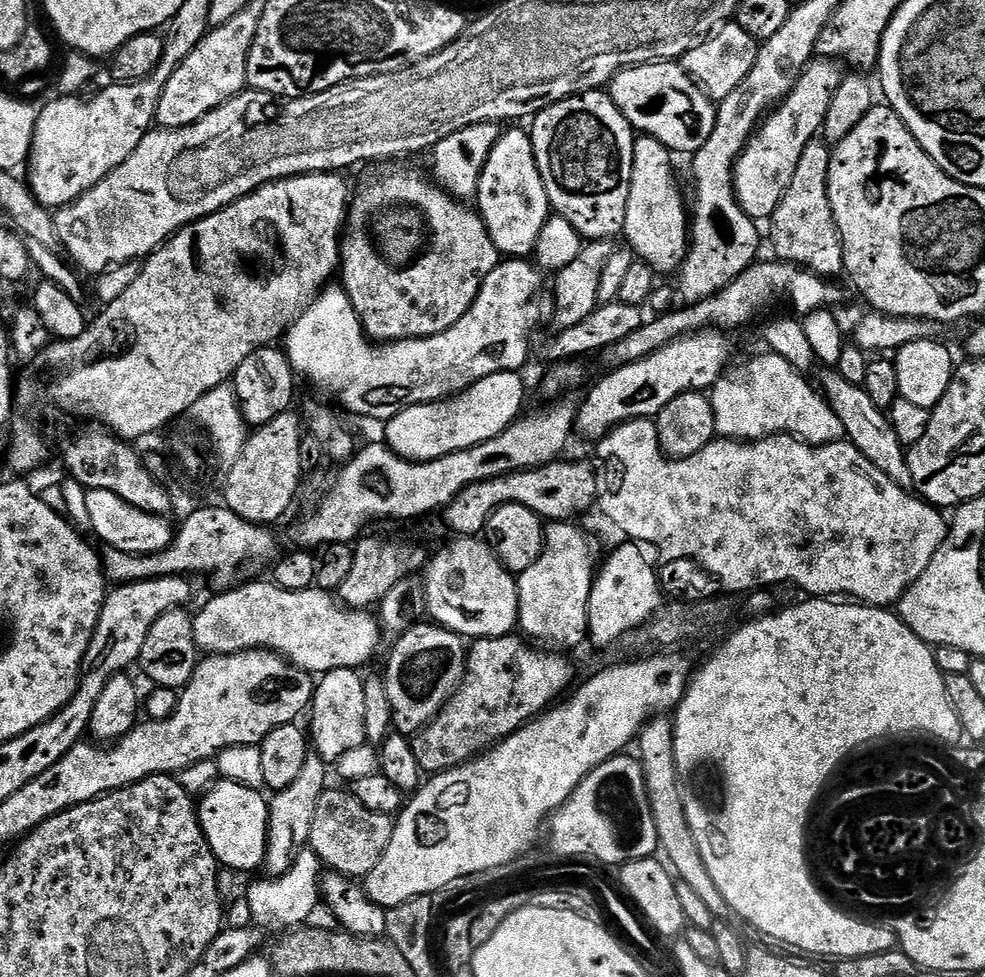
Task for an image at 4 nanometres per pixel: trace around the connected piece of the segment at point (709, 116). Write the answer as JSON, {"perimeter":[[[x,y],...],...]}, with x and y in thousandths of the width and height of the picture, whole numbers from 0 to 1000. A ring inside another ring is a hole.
{"perimeter":[[[686,63],[646,66],[625,76],[619,87],[623,108],[647,136],[663,139],[683,158],[705,158],[725,134],[728,107]]]}

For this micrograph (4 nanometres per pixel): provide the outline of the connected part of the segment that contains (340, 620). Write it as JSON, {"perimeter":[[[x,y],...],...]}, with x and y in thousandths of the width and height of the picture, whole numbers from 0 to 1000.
{"perimeter":[[[248,596],[243,600],[236,602],[232,606],[216,609],[216,614],[213,615],[203,627],[201,625],[198,627],[195,640],[197,641],[199,662],[204,668],[217,671],[228,671],[229,669],[238,669],[239,667],[252,667],[256,663],[266,663],[273,667],[281,667],[282,670],[288,672],[292,679],[298,681],[301,684],[306,684],[309,688],[328,690],[335,686],[343,686],[344,684],[369,685],[369,680],[372,680],[377,676],[378,670],[382,667],[382,662],[386,659],[386,655],[388,656],[388,644],[385,634],[383,634],[377,625],[363,622],[350,622],[348,618],[343,616],[342,611],[338,609],[338,607],[328,606],[326,602],[320,600],[299,606],[298,604],[286,604],[283,600],[275,596],[269,596],[269,598],[256,597],[260,596]]]}

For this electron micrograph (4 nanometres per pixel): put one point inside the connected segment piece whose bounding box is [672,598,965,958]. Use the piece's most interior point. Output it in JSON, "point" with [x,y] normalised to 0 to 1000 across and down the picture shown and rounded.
{"point":[799,713]}

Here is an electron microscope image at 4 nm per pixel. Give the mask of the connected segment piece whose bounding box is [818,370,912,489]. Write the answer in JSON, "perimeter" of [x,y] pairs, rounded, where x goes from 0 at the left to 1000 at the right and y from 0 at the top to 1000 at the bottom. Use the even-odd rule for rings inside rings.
{"perimeter":[[[837,379],[830,397],[847,424],[851,424],[851,432],[855,432],[860,453],[868,456],[875,469],[879,469],[879,473],[887,473],[887,477],[891,477],[891,481],[895,481],[899,489],[904,489],[912,497],[925,501],[926,486],[922,465],[918,454],[912,452],[912,444],[908,444],[908,436],[902,431],[901,421],[889,415],[887,407],[879,403],[876,395],[861,391],[850,379]]]}

